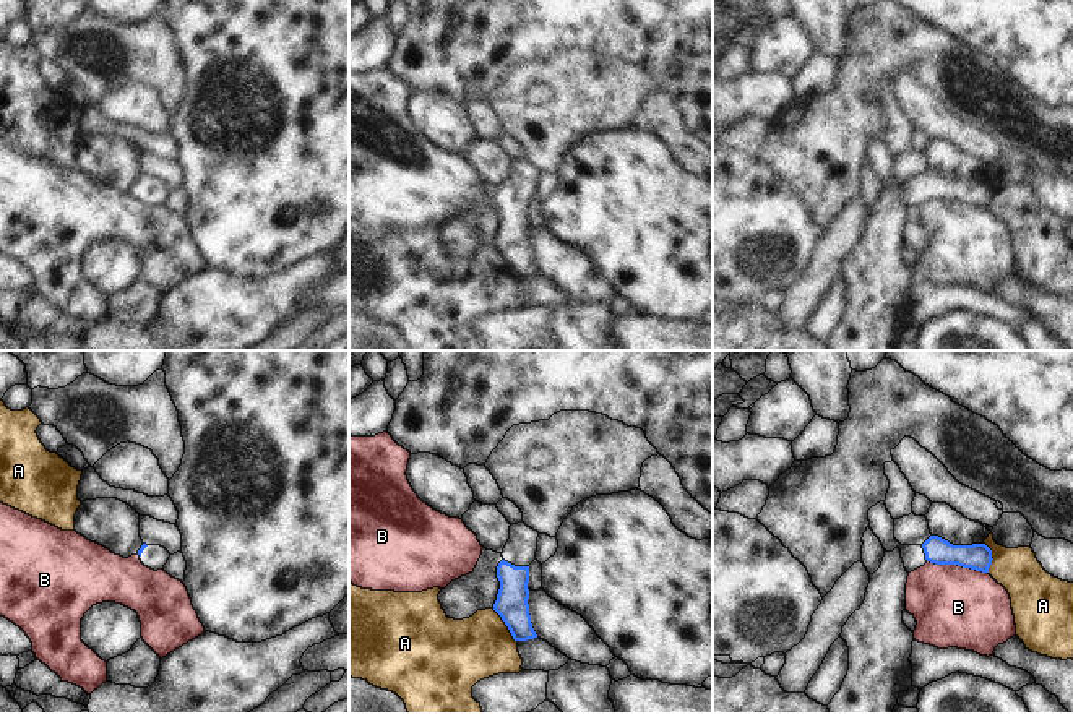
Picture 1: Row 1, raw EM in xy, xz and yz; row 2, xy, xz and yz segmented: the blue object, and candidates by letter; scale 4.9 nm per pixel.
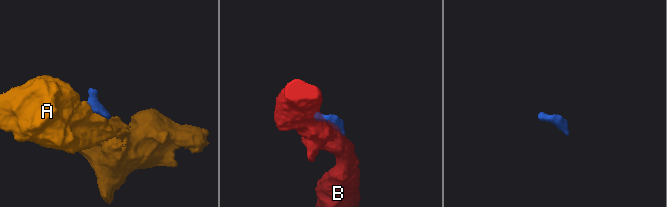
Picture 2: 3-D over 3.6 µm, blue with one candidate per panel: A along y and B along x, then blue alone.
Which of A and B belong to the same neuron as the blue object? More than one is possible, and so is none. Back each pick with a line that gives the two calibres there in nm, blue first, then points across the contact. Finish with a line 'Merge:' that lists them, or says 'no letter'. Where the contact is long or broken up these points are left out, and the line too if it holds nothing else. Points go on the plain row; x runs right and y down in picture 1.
Merge: no letter

